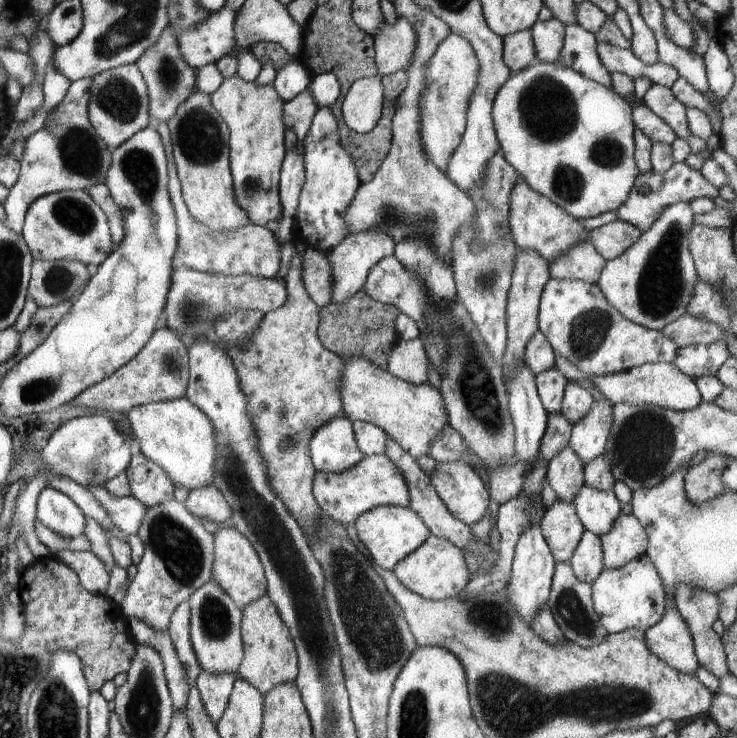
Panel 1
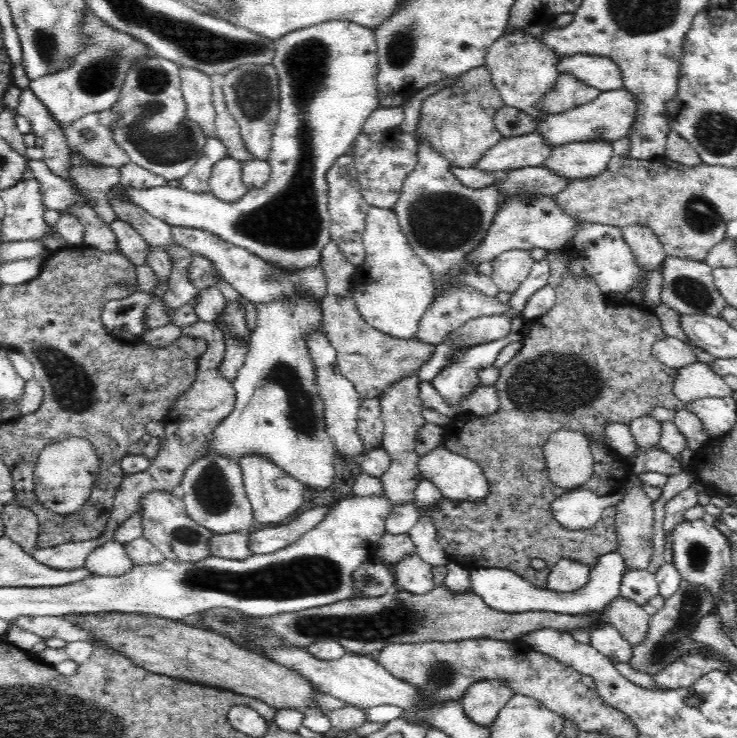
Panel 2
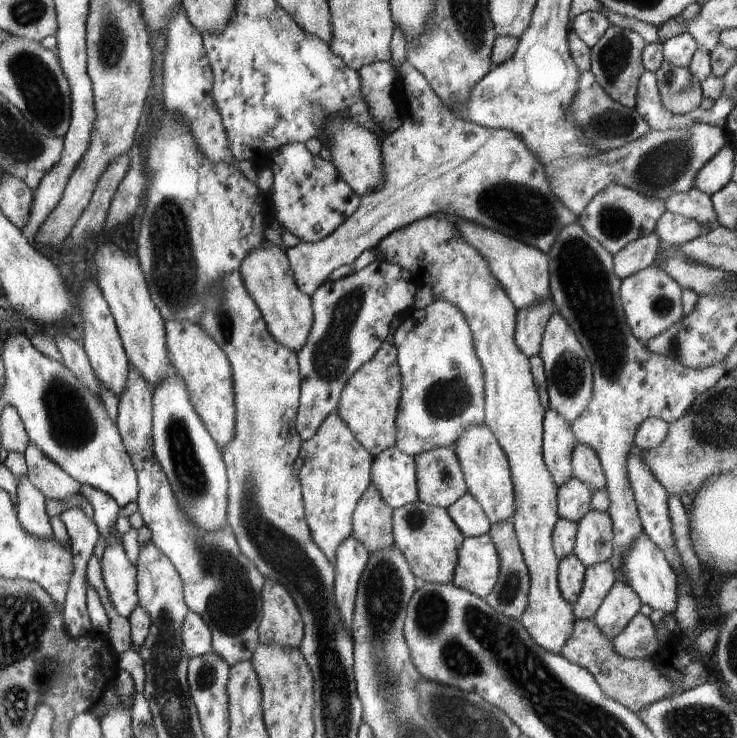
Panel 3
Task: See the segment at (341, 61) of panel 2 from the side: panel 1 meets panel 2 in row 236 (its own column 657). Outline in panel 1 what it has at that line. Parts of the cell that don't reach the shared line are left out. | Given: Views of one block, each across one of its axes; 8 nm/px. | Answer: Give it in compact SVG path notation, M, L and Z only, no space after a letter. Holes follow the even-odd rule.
M690 201L668 204L664 212L658 214L658 220L652 222L648 232L642 233L631 248L622 256L606 261L597 286L602 290L606 301L626 320L647 330L663 331L668 324L686 315L688 302L694 296L694 284L699 279L692 254L688 250L688 234L694 226L694 216Z

